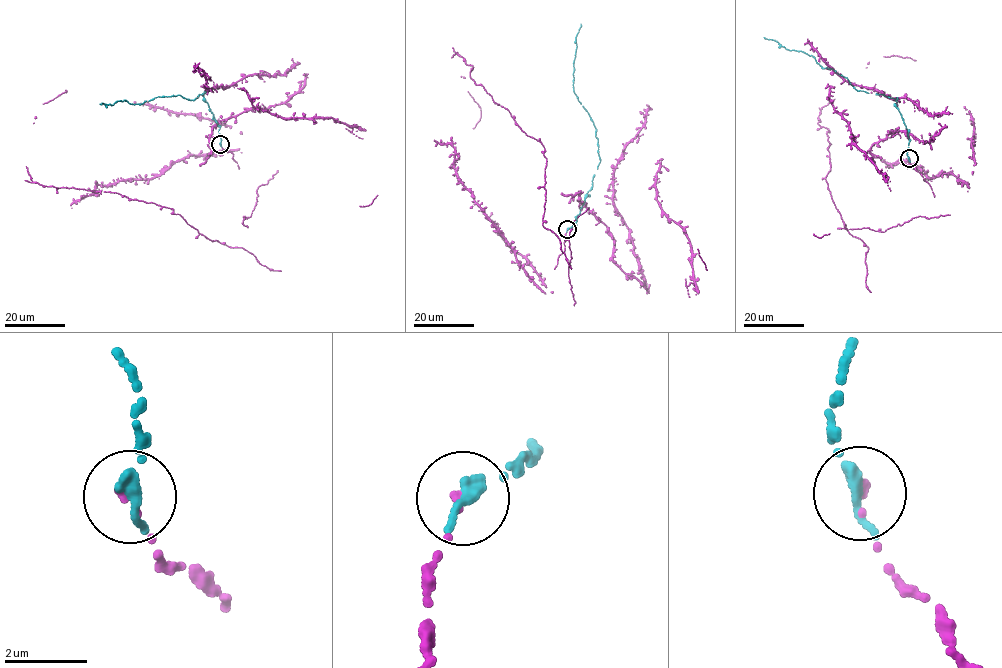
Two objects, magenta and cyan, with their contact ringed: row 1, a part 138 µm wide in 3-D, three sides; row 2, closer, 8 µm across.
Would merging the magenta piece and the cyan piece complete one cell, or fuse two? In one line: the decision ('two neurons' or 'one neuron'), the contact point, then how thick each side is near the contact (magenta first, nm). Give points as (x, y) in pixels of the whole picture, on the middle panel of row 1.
one neuron; at (567, 229); 150 nm thick on the magenta side, 360 nm on the other

